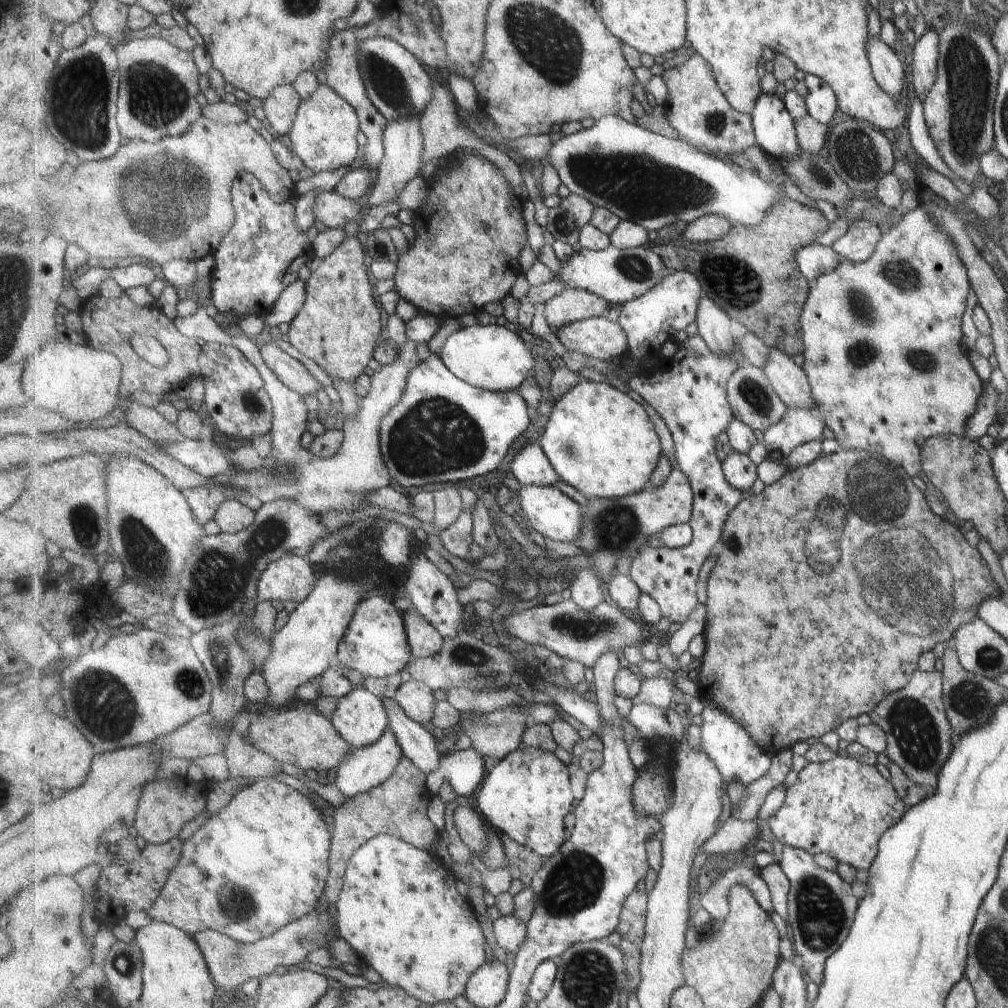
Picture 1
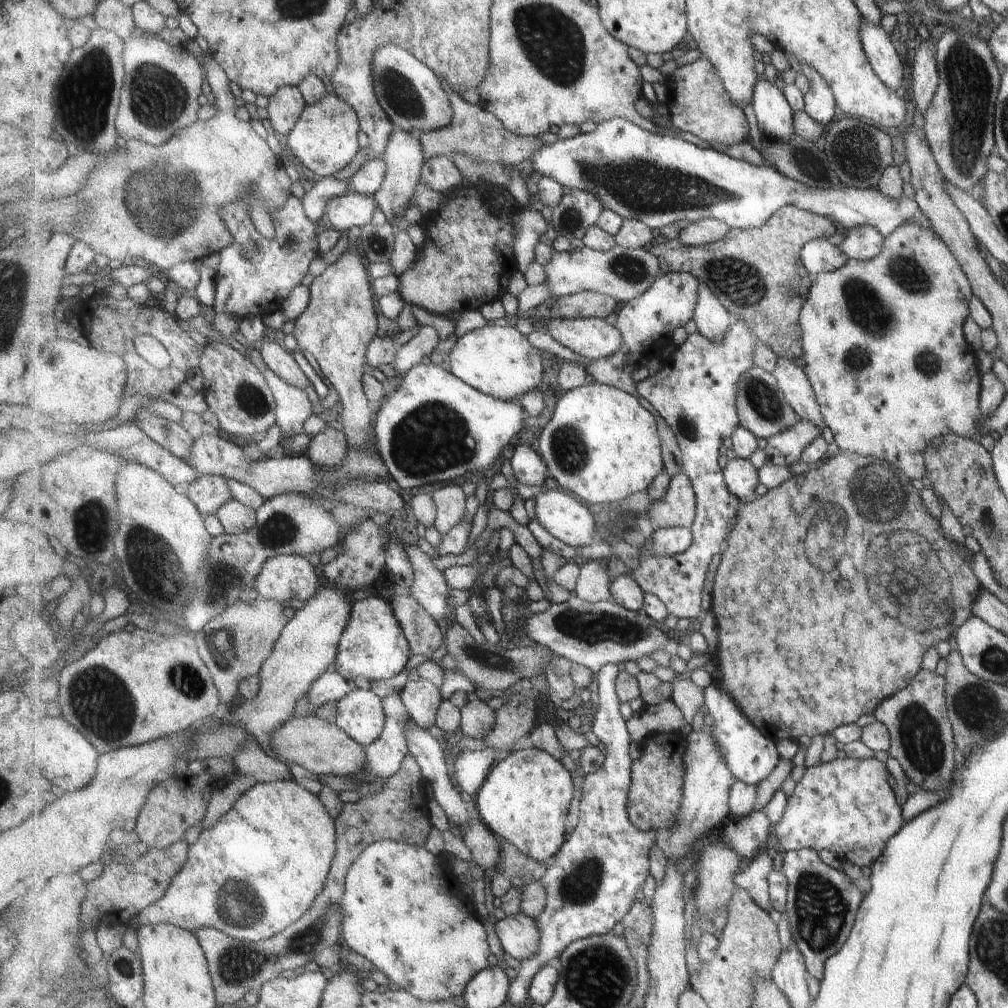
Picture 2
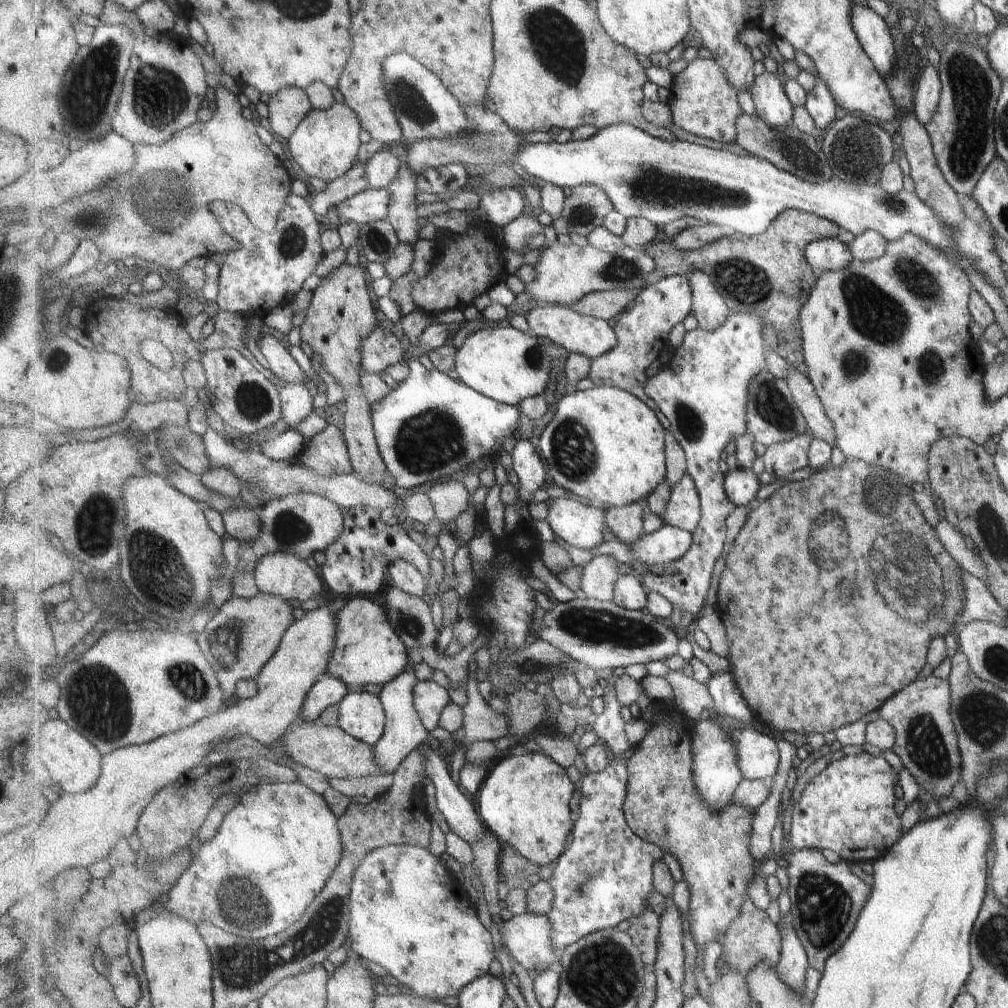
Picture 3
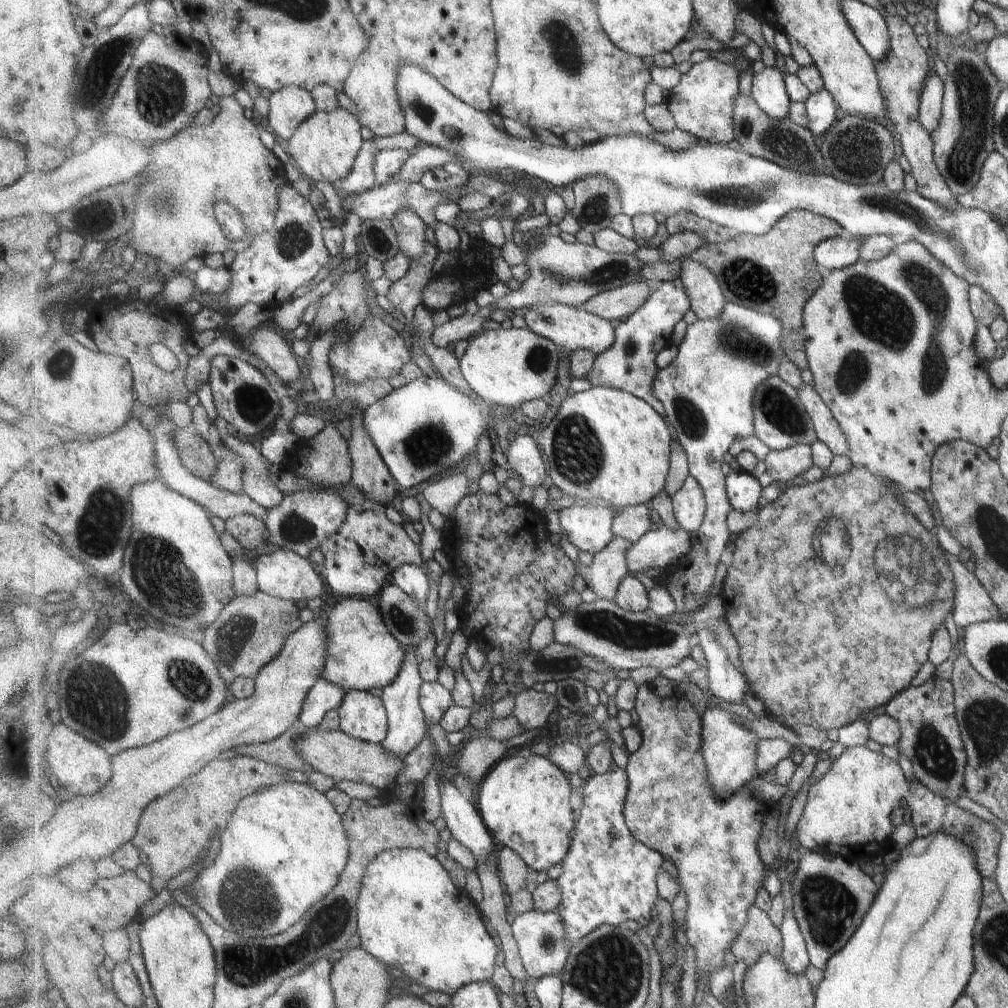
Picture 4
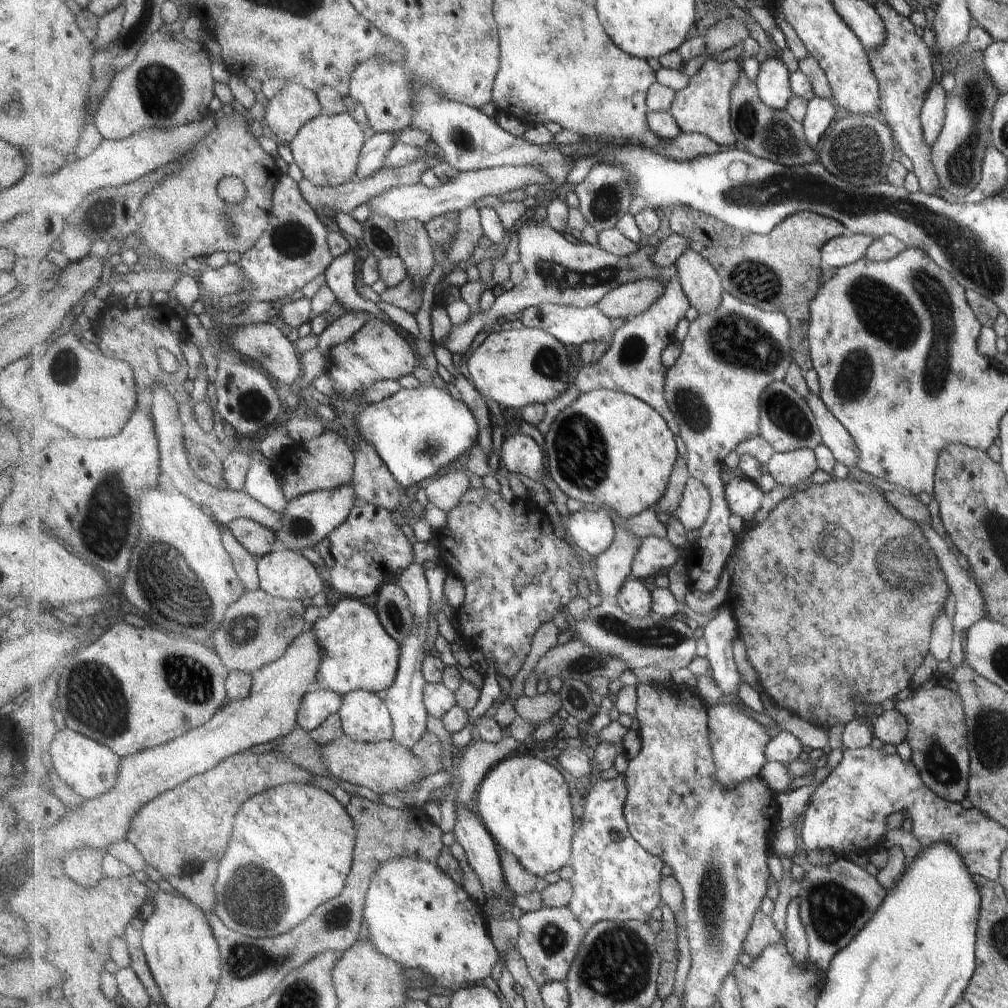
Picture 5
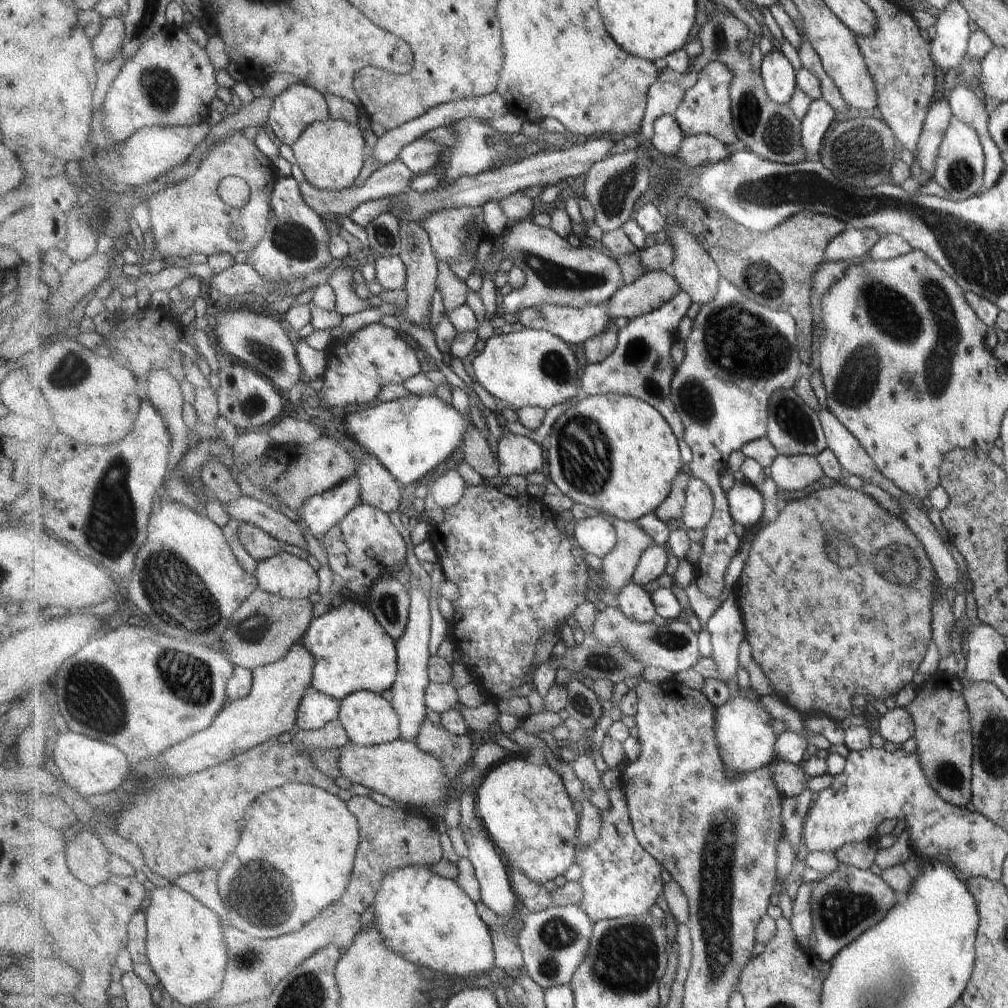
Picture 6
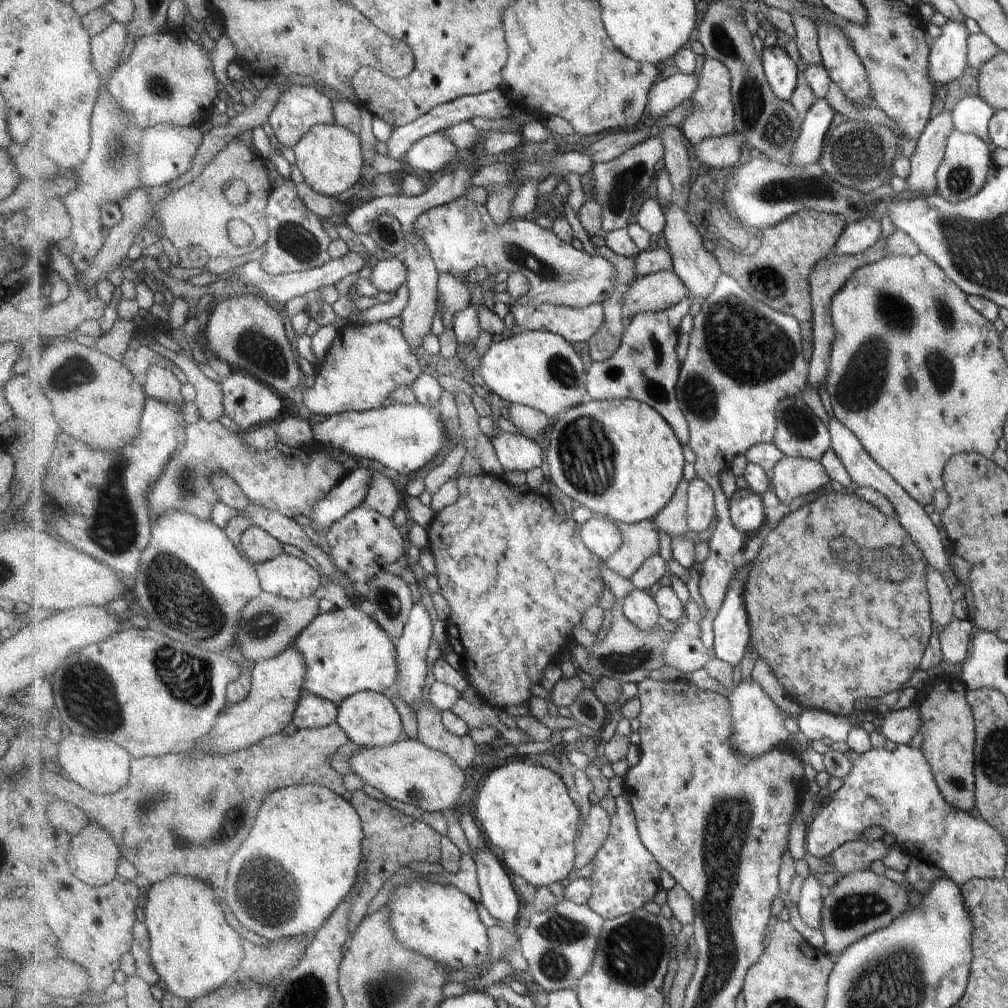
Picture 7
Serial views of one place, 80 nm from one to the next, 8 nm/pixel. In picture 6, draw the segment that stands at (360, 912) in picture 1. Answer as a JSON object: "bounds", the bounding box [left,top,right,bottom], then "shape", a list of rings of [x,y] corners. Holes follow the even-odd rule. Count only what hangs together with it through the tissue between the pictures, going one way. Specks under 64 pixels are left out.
{"bounds":[372,866,497,978],"shape":[[[410,866],[392,870],[383,879],[372,907],[375,925],[390,949],[419,966],[428,966],[434,972],[467,978],[481,974],[493,975],[497,971],[492,929],[477,914],[475,903],[457,881],[437,876],[428,866]]]}

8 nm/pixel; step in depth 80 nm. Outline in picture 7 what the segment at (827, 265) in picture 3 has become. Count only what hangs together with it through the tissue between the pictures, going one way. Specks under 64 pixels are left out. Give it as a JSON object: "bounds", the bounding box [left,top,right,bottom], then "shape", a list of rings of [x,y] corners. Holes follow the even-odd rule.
{"bounds":[833,218,881,255],"shape":[[[872,218],[856,220],[845,227],[838,242],[834,245],[833,254],[856,255],[867,251],[881,239],[879,223]]]}

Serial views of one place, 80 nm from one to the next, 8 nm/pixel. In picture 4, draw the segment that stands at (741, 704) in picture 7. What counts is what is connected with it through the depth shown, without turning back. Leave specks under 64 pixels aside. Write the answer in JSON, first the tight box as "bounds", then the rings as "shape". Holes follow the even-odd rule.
{"bounds":[703,706,758,798],"shape":[[[717,706],[709,707],[703,714],[704,757],[709,768],[710,781],[718,798],[729,798],[739,792],[757,776],[758,740],[757,734],[739,725],[731,713]]]}

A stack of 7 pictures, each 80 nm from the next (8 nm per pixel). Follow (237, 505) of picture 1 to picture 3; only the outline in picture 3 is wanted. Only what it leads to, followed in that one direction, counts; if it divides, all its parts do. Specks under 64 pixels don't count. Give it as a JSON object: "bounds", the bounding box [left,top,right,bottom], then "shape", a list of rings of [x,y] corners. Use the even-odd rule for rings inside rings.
{"bounds":[221,506,261,540],"shape":[[[237,506],[237,508],[231,508],[221,515],[226,533],[236,540],[255,540],[261,534],[261,520],[258,510]]]}

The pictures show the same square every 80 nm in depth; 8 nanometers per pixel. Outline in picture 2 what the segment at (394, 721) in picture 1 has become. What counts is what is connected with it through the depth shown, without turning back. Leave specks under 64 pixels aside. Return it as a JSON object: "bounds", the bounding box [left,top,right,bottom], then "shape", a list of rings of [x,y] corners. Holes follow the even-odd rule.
{"bounds":[407,720,472,827],"shape":[[[413,720],[411,722],[407,722],[409,724],[409,728],[407,728],[407,748],[409,748],[409,754],[411,756],[415,756],[415,760],[417,760],[417,764],[420,765],[424,776],[430,781],[433,786],[434,798],[445,808],[447,812],[447,817],[453,822],[453,824],[457,824],[457,826],[461,827],[465,822],[469,822],[471,820],[472,812],[470,804],[465,803],[465,800],[461,798],[461,794],[459,794],[459,790],[456,785],[453,785],[453,777],[451,772],[451,762],[445,761],[445,754],[443,754],[443,750],[441,746],[439,746],[438,740],[435,740],[431,734],[425,729],[416,724]]]}

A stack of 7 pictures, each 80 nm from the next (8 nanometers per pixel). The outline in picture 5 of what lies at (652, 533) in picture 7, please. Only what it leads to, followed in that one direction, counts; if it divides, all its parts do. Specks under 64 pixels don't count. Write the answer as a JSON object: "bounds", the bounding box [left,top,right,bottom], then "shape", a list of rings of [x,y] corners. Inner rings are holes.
{"bounds":[595,526,643,601],"shape":[[[616,526],[616,540],[612,547],[596,558],[595,580],[602,598],[616,601],[625,581],[632,577],[635,555],[643,541],[630,530]]]}

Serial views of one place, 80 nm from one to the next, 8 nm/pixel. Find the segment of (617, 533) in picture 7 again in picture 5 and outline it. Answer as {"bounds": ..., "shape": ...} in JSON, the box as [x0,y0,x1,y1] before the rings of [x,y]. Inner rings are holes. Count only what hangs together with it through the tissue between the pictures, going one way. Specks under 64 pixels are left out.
{"bounds":[567,507,616,557],"shape":[[[586,507],[569,516],[567,537],[589,554],[598,557],[616,540],[616,524],[605,508]]]}

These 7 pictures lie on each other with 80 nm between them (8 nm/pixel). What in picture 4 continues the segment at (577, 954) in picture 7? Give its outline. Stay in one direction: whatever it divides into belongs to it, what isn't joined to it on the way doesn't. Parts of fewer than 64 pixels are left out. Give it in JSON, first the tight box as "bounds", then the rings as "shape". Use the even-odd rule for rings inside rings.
{"bounds":[512,909,573,982],"shape":[[[537,909],[516,915],[512,931],[520,948],[525,968],[534,982],[553,975],[561,977],[565,970],[573,942],[568,939],[568,928],[560,910],[539,911]]]}

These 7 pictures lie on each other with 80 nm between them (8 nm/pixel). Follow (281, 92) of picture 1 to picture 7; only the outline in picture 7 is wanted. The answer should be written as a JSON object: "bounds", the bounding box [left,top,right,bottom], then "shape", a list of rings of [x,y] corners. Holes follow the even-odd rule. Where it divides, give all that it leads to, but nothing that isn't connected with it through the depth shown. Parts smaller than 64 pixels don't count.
{"bounds":[268,85,337,148],"shape":[[[291,85],[282,94],[276,109],[268,118],[268,122],[280,145],[294,148],[313,127],[337,123],[333,103],[333,100],[319,92],[314,85]]]}

